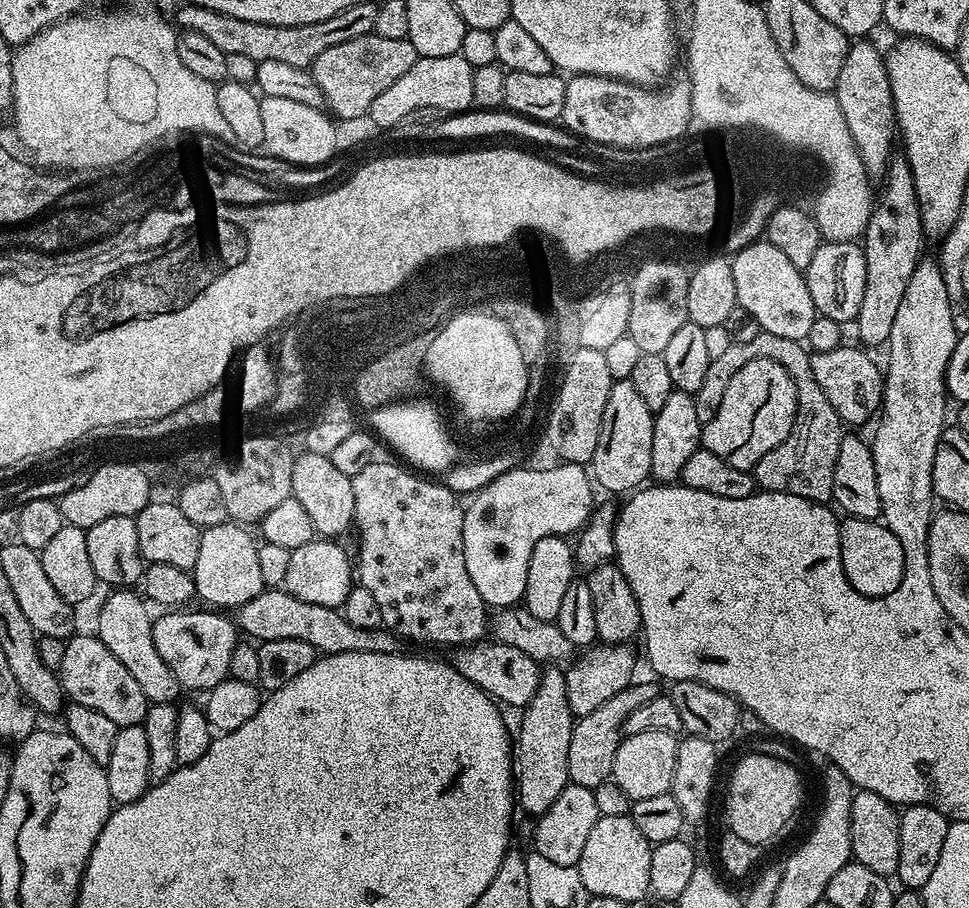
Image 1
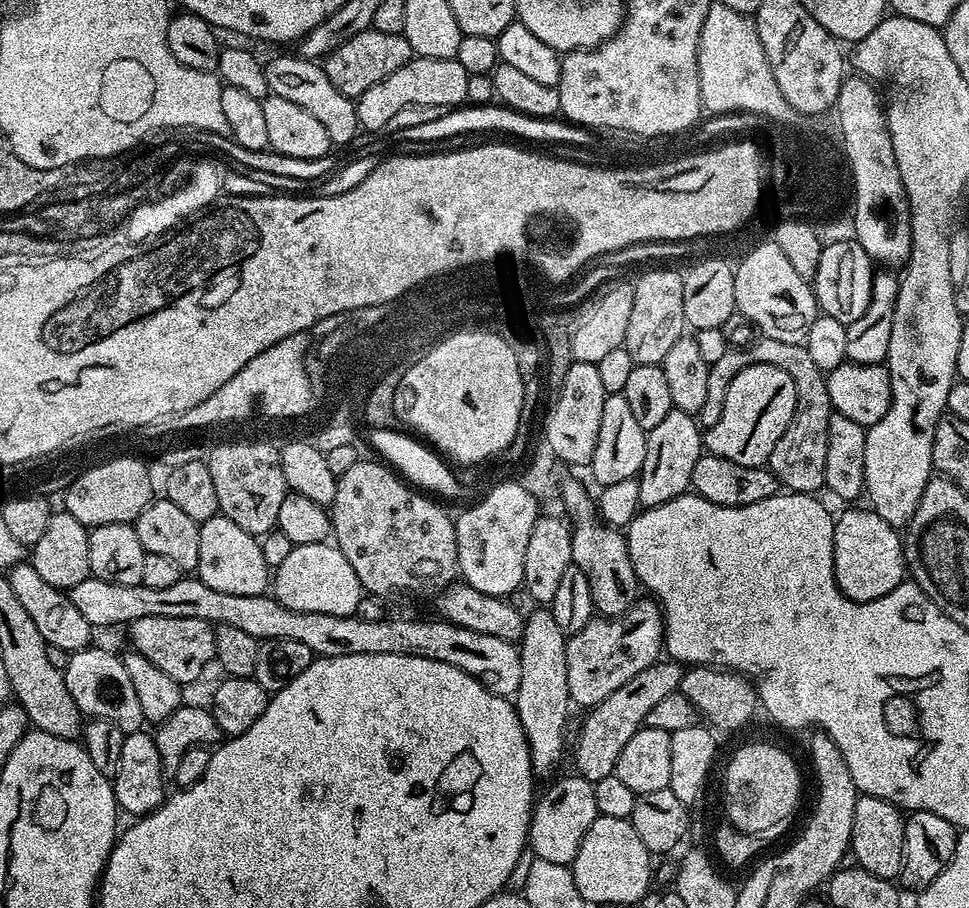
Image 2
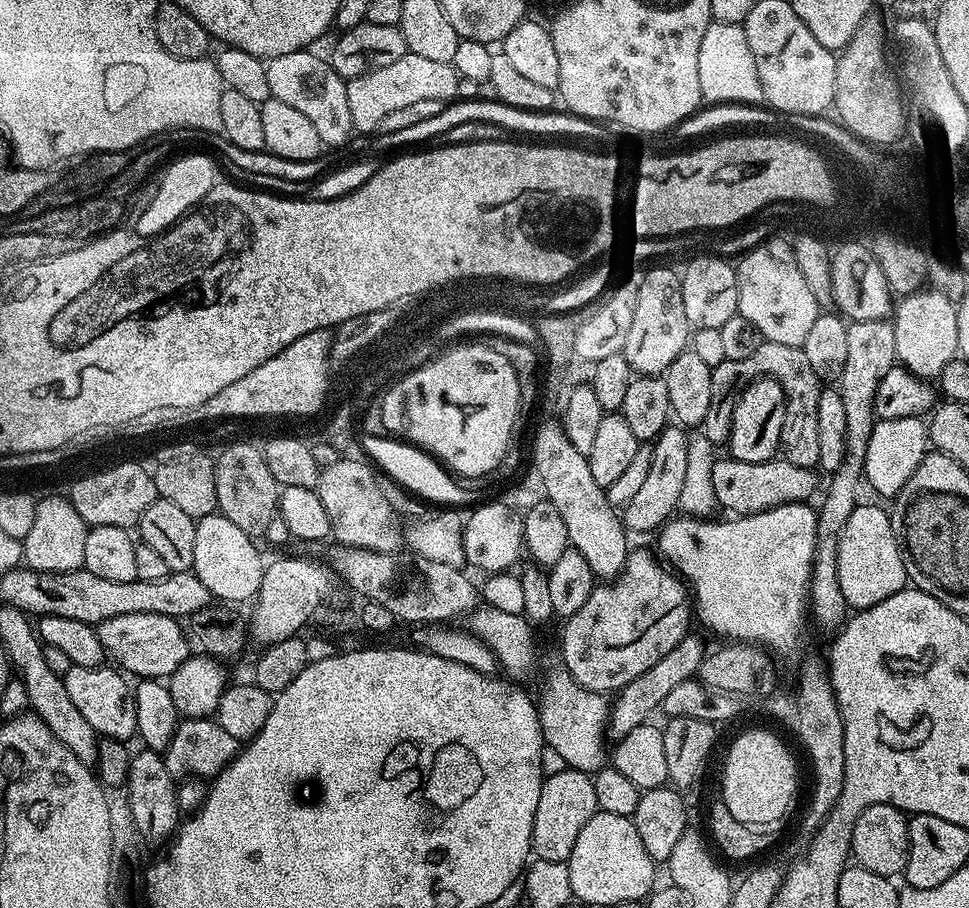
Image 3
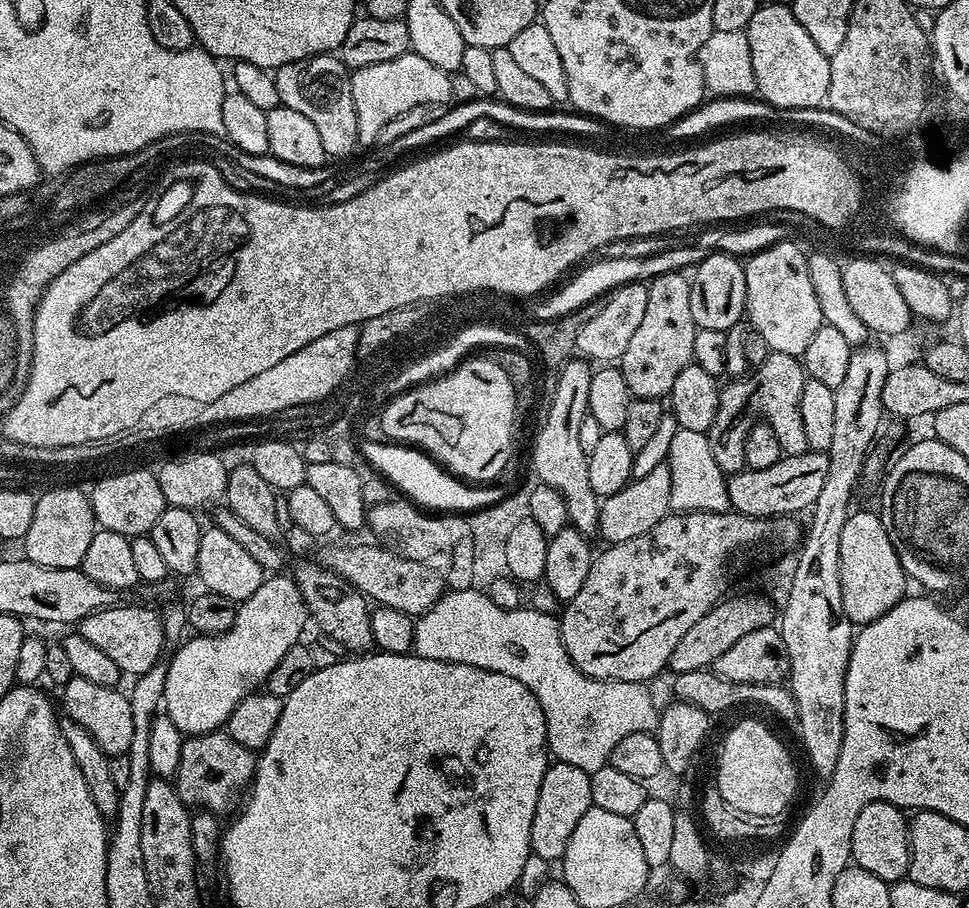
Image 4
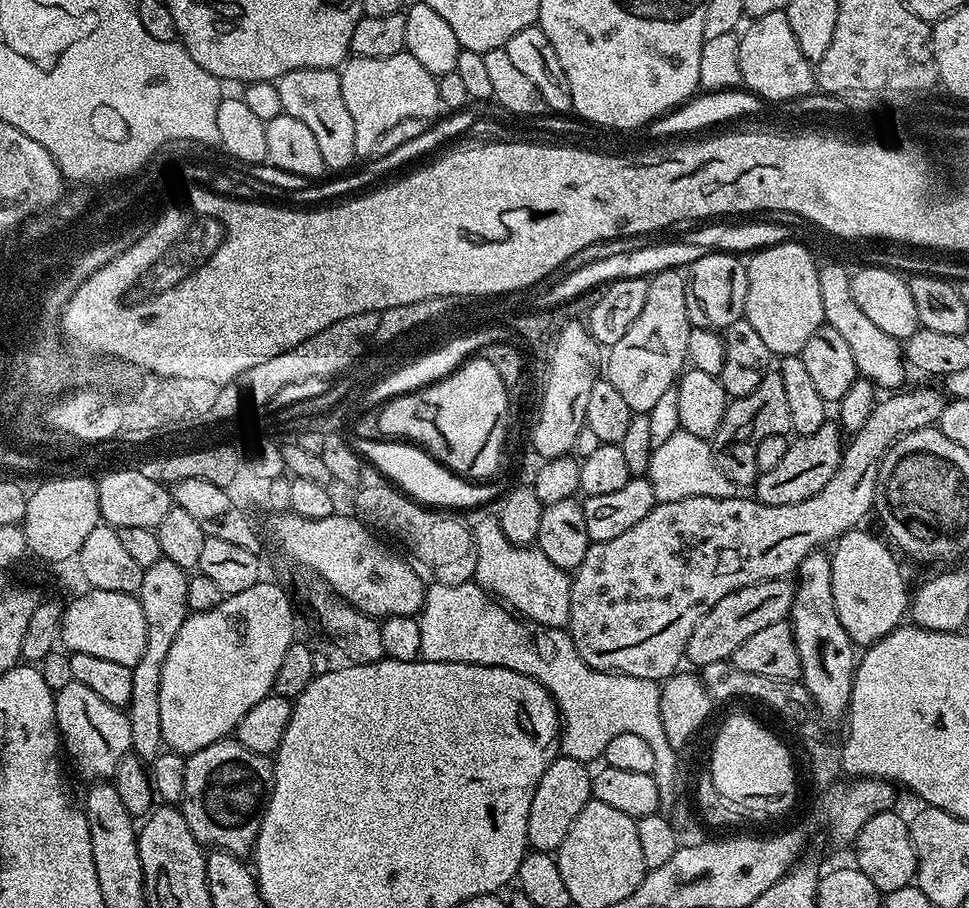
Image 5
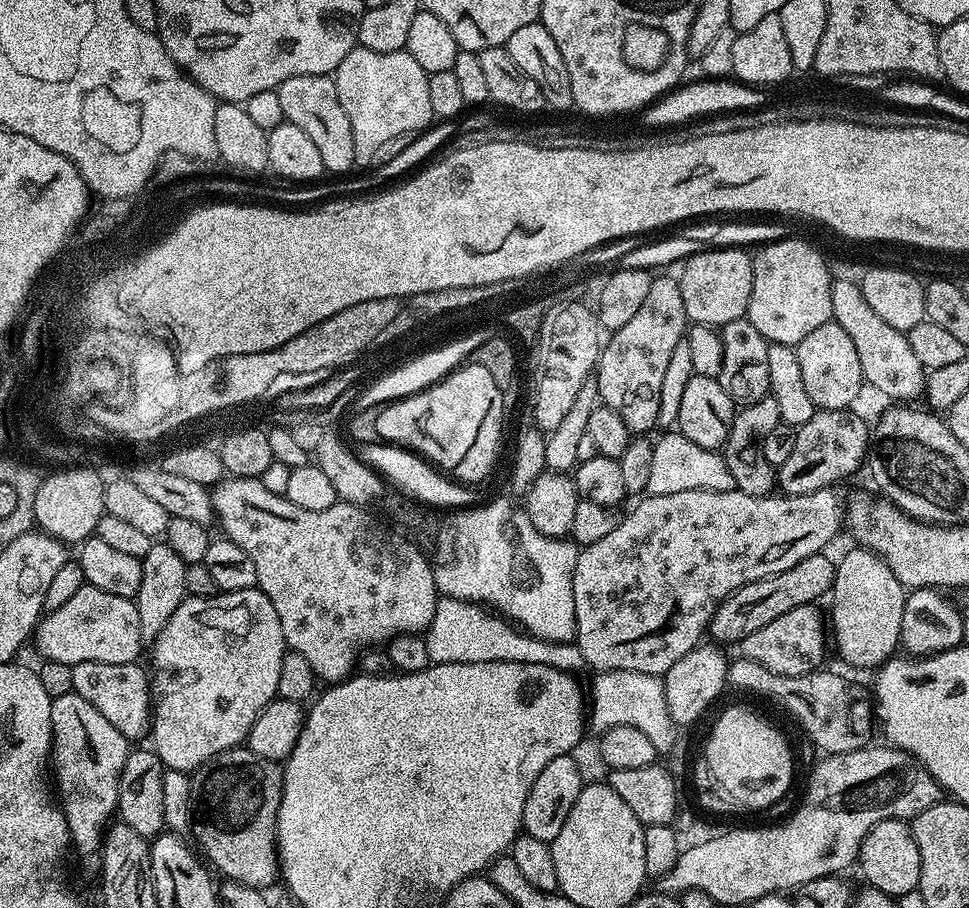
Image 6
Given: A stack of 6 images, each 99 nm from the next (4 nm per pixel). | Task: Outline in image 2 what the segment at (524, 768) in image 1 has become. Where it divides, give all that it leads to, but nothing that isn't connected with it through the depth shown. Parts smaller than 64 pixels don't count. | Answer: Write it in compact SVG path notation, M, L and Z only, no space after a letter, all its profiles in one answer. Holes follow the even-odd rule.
M536 606L524 623L524 636L518 642L522 662L522 682L514 697L516 713L522 722L530 746L533 777L557 775L556 767L564 756L564 731L568 728L568 683L566 682L566 646L568 636L554 622L551 607Z

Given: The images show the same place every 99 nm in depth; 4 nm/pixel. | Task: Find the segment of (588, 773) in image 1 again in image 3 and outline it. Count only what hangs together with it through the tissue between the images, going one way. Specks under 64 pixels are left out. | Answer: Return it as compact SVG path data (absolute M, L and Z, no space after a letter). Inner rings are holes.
M695 634L683 636L678 642L678 646L674 646L674 650L670 650L670 654L658 658L658 662L654 662L654 666L650 666L650 670L646 670L646 674L638 674L638 678L634 678L634 682L626 682L626 686L615 693L616 701L613 704L611 701L610 715L606 720L607 735L612 735L611 739L618 741L630 730L634 730L634 726L645 723L651 717L648 715L655 708L657 711L663 705L666 694L670 694L670 686L678 686L678 682L691 680L699 673L705 655L706 647L704 648L703 642Z

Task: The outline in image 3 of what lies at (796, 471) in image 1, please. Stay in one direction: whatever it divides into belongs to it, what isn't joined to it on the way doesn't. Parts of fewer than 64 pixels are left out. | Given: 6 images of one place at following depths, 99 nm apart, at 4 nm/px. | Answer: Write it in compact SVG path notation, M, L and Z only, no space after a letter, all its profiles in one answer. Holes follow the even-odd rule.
M773 340L761 342L758 350L754 350L754 354L750 354L750 358L724 360L712 371L716 374L716 392L720 392L720 396L724 396L724 392L728 392L728 384L732 384L732 380L736 380L736 372L758 372L764 378L770 372L780 372L780 377L775 380L780 383L784 391L786 418L782 422L779 451L782 453L783 459L794 462L794 466L811 469L817 467L819 462L818 404L822 381L810 367L810 361L806 358L803 347L786 346L782 342Z

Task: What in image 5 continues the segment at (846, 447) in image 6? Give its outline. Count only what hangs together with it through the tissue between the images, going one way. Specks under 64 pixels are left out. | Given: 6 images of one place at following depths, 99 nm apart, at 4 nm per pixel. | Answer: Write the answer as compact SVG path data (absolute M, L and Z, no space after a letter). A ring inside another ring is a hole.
M832 422L825 423L812 434L797 435L789 443L786 454L782 454L778 466L774 466L774 470L759 473L754 485L755 499L770 506L790 506L818 494L818 490L822 490L822 486L834 478L840 461L844 459L846 444L843 439L840 441L840 436L841 429Z

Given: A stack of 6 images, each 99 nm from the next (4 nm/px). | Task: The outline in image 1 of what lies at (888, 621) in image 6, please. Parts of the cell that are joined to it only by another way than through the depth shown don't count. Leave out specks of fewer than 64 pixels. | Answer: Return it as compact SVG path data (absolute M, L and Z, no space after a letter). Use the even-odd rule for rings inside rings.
M845 519L840 525L840 557L842 570L863 596L885 596L898 586L904 577L904 551L898 538L880 520Z

